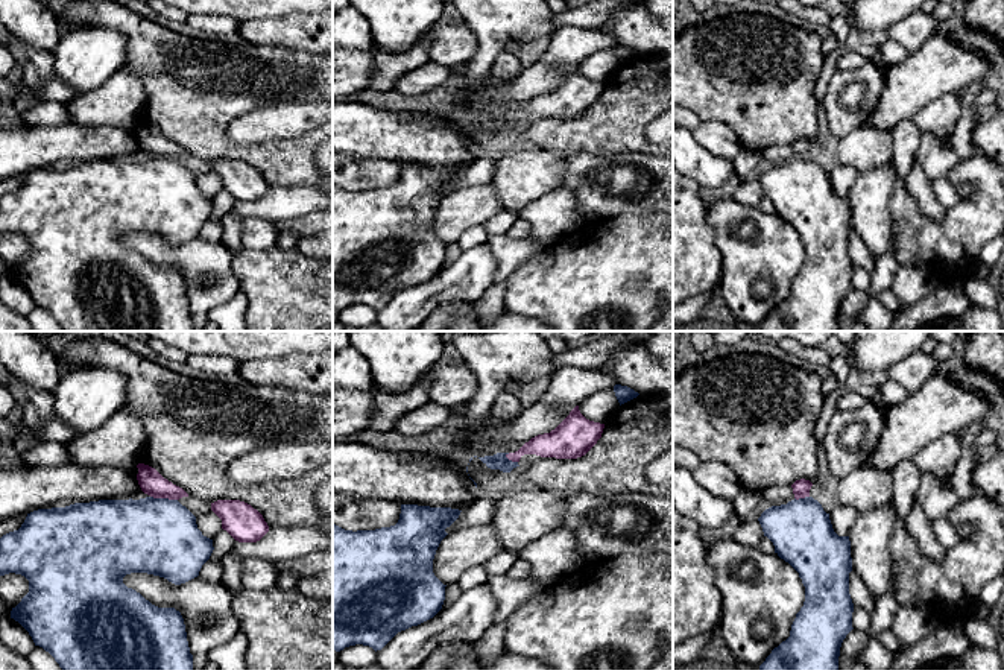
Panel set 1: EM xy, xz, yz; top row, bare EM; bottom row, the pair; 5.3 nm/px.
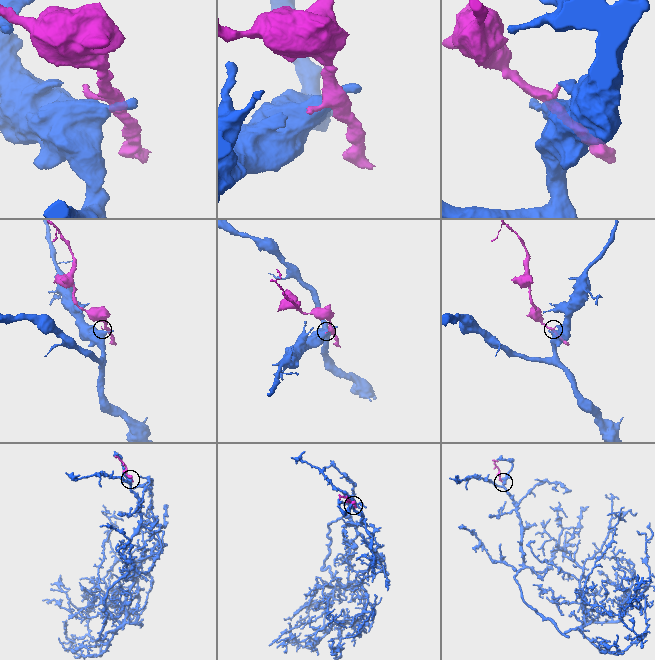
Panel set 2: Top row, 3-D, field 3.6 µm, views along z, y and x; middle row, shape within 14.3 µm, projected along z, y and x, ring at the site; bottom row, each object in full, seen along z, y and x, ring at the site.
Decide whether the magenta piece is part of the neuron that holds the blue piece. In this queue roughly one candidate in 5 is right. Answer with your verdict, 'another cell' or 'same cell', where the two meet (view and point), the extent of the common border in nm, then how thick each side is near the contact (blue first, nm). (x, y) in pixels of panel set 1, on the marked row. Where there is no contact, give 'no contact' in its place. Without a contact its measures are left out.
another cell; meets blue in xy at (164, 499); contact 150 nm long; 400 nm thick on the blue side, 130 nm on the other

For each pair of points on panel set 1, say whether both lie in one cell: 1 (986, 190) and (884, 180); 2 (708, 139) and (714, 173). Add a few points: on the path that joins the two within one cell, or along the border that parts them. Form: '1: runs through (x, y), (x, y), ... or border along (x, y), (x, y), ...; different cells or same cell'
1: border along (898, 176), (889, 201), (890, 216); different cells
2: border along (691, 131), (693, 137), (707, 149), (732, 160); different cells

